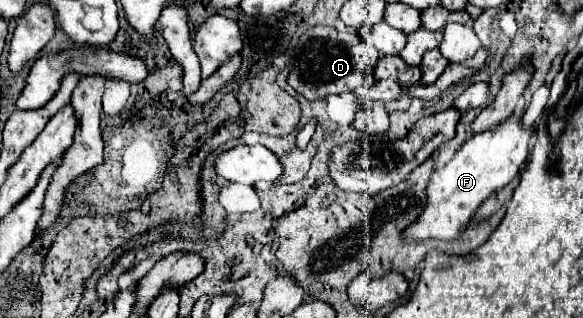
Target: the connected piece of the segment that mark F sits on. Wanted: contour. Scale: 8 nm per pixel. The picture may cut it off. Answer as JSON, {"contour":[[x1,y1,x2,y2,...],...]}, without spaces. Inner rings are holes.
{"contour":[[520,109,504,119,498,127,492,127,484,133,476,133,470,137,454,157,440,169,432,173,428,185,428,201,422,215,404,231,406,241,426,241,426,239,456,239,464,231,466,223,474,217,474,211,482,205,490,193,500,191,512,177,520,171,522,163,530,153,530,139,534,135,534,127,522,123]]}

